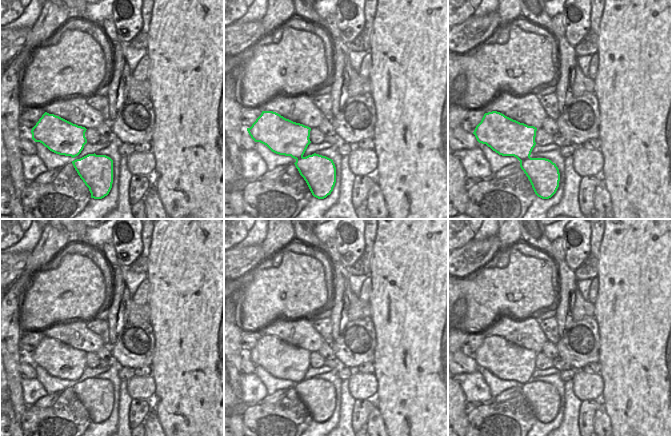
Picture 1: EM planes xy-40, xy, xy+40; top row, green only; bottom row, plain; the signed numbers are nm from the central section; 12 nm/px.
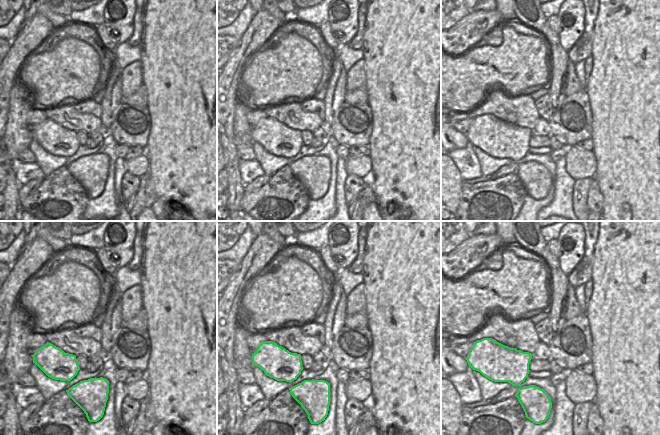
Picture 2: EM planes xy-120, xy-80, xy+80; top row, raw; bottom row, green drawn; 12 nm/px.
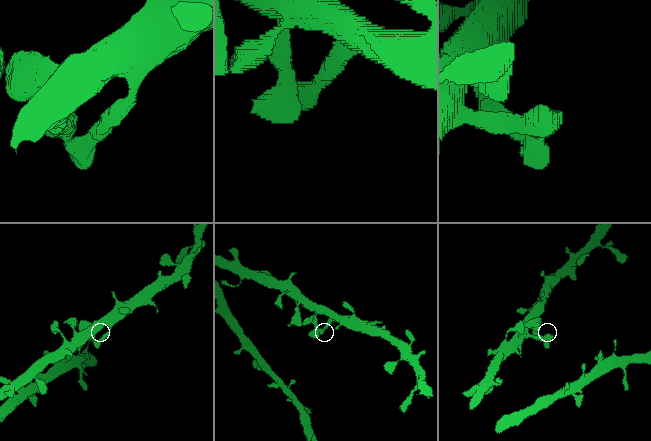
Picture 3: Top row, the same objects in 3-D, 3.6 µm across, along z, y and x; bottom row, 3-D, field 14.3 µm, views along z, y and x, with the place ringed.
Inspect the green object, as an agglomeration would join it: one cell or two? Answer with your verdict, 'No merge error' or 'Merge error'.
No merge error

